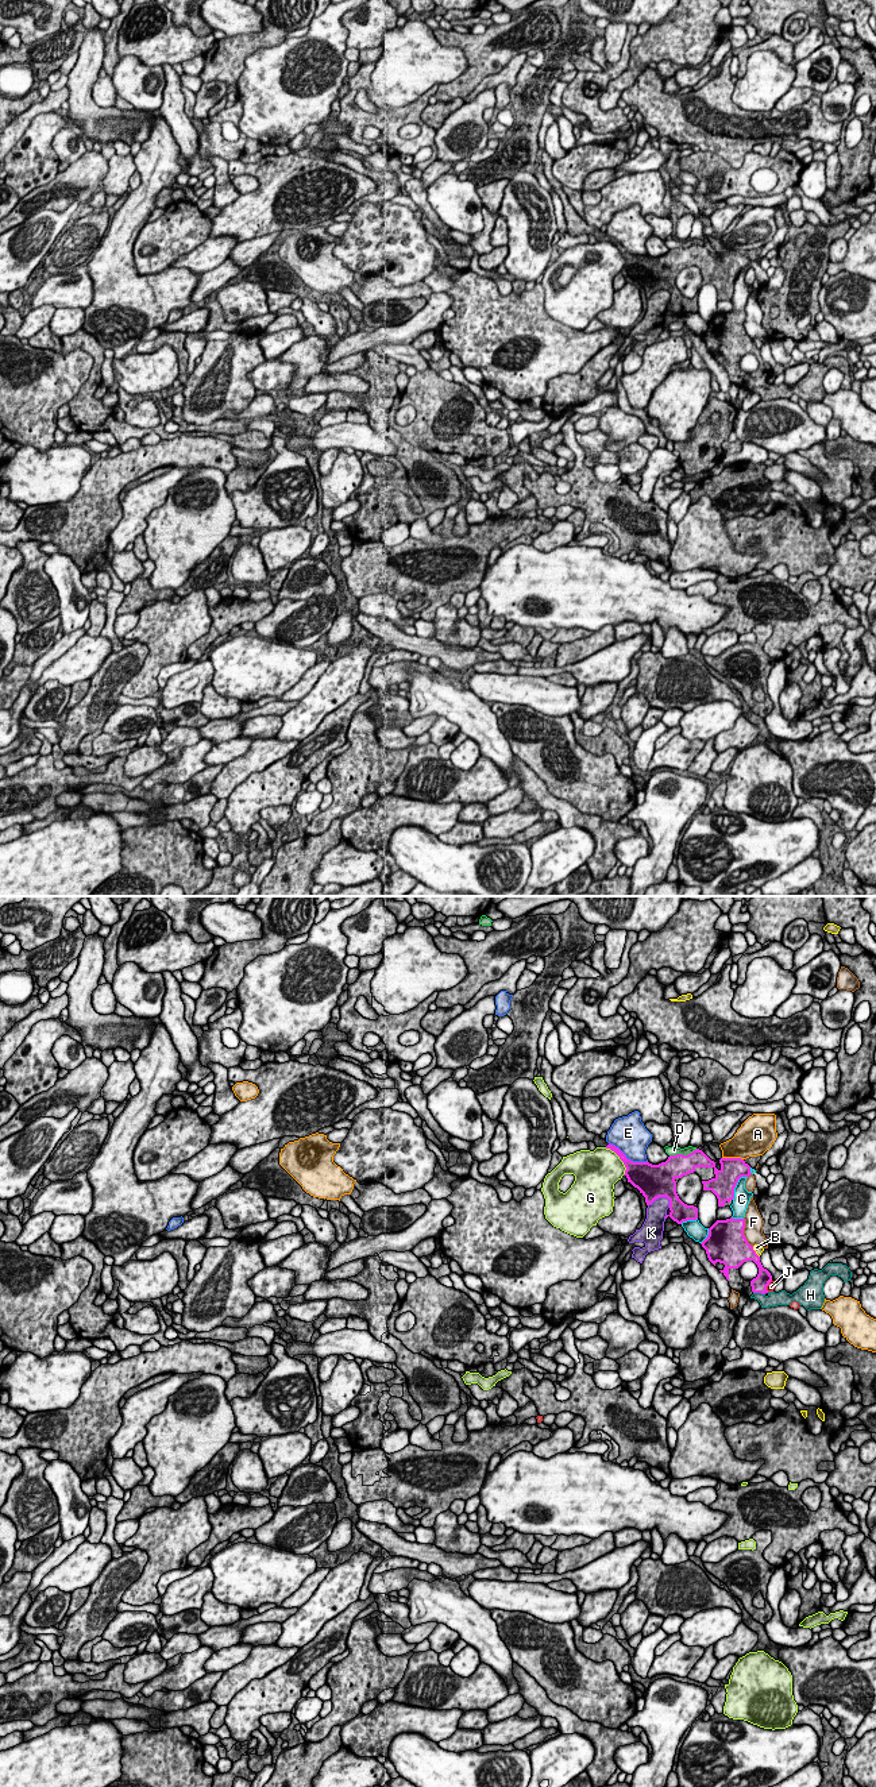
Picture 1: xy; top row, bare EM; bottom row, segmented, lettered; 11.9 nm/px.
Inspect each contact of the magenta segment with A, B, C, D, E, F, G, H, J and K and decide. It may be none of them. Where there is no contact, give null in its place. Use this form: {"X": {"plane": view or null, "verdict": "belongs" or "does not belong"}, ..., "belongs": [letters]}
{"A": {"plane": "xy", "verdict": "does not belong"}, "B": {"plane": "xy", "verdict": "does not belong"}, "C": {"plane": "xy", "verdict": "does not belong"}, "D": {"plane": "xy", "verdict": "does not belong"}, "E": {"plane": "xy", "verdict": "does not belong"}, "F": {"plane": "xy", "verdict": "does not belong"}, "G": {"plane": "xy", "verdict": "does not belong"}, "H": {"plane": "xy", "verdict": "belongs"}, "J": {"plane": "xy", "verdict": "does not belong"}, "K": {"plane": "xy", "verdict": "does not belong"}, "belongs": ["H"]}

